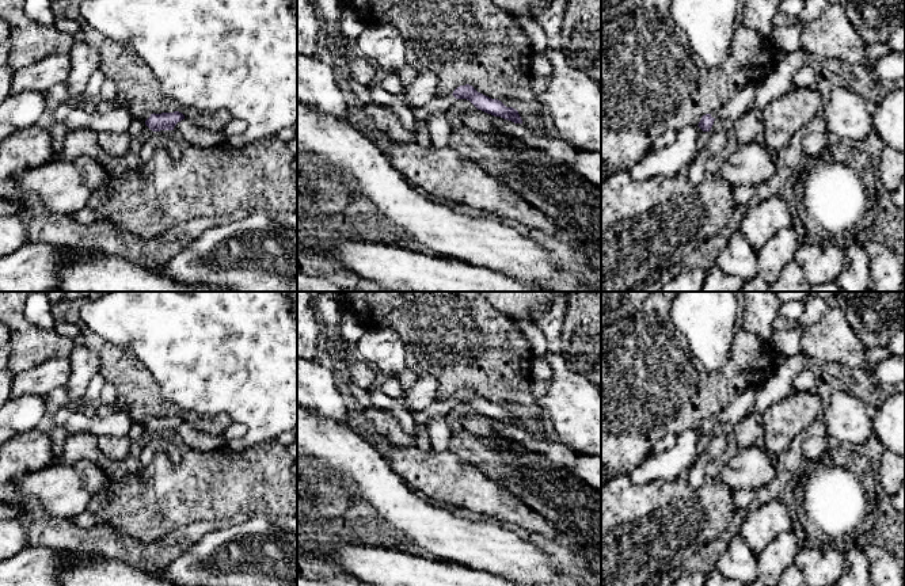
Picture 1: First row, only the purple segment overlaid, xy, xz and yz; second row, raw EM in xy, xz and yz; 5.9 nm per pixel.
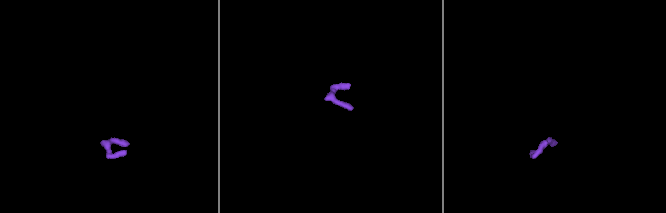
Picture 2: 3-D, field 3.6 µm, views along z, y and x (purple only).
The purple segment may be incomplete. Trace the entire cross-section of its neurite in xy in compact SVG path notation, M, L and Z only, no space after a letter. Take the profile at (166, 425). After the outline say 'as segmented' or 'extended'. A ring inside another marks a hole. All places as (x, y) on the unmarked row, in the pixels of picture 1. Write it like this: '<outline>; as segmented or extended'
M179 415L174 416L161 416L161 418L142 418L141 421L136 421L132 418L133 422L140 422L145 426L145 429L152 435L160 434L174 434L175 429L185 423L185 419Z; extended

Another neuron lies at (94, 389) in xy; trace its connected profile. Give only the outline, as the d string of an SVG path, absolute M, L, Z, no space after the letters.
M100 372L96 373L88 383L84 399L90 403L98 404L104 384L106 381L103 376L100 374Z

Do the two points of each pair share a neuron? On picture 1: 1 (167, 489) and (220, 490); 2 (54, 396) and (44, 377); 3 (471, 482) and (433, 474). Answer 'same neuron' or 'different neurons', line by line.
1: same neuron
2: different neurons
3: same neuron

